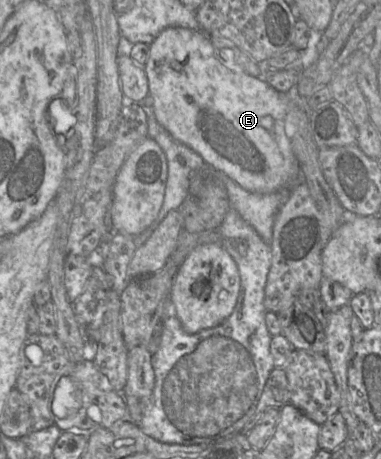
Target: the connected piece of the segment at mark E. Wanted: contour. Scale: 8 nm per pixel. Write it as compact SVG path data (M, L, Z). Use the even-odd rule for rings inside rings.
M168 27L164 29L150 44L149 56L143 68L148 79L149 96L153 99L151 113L157 122L165 128L176 141L197 152L214 173L227 176L245 190L260 194L273 193L293 182L301 175L300 164L293 153L290 140L284 130L289 102L296 101L294 91L289 94L280 93L272 88L263 77L253 77L244 72L233 72L226 68L216 57L209 33L204 30L194 31L182 27Z

